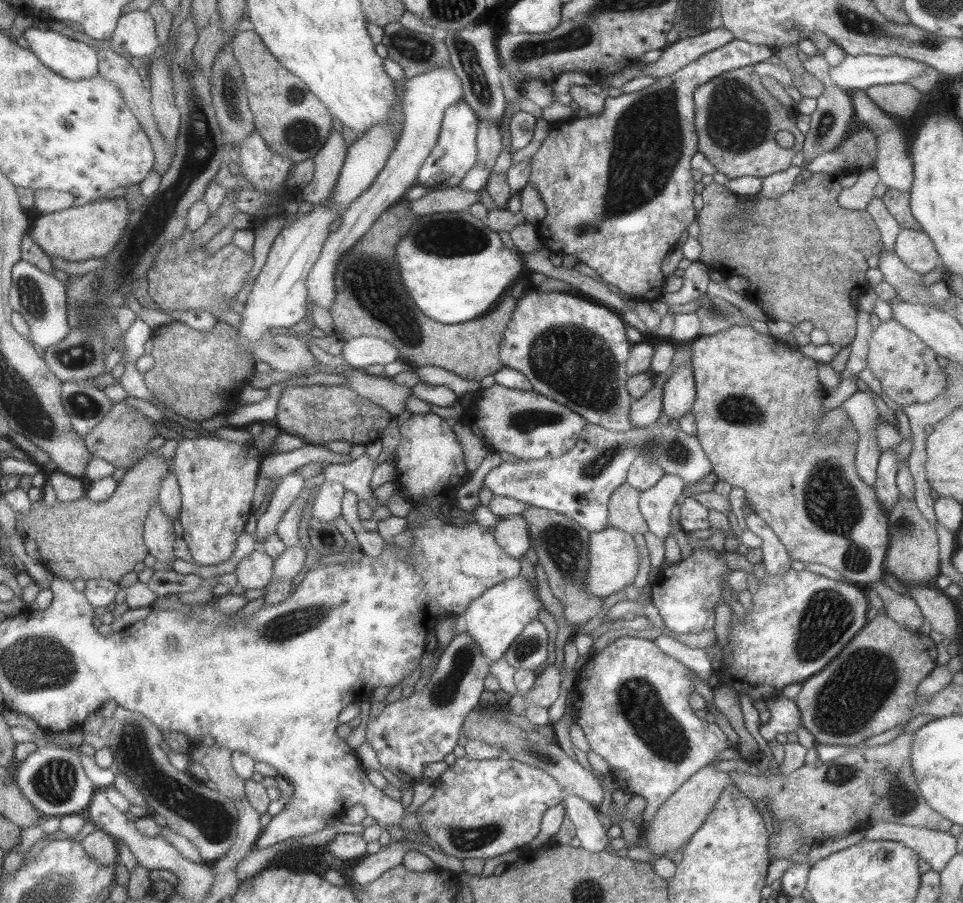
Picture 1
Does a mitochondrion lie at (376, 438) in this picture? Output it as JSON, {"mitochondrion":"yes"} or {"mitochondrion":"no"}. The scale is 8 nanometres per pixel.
{"mitochondrion":"no"}

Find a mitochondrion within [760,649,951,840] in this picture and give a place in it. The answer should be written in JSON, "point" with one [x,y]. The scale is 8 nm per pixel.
{"point":[902,797]}

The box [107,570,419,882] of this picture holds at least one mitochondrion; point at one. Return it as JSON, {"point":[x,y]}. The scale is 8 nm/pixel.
{"point":[213,819]}

